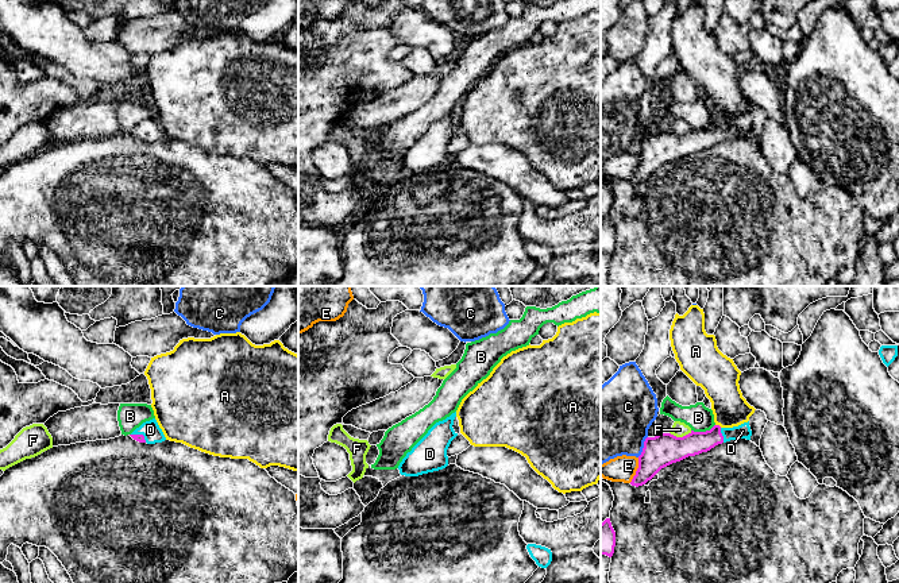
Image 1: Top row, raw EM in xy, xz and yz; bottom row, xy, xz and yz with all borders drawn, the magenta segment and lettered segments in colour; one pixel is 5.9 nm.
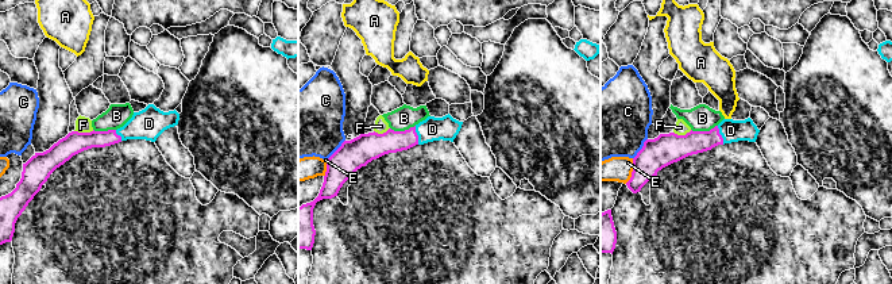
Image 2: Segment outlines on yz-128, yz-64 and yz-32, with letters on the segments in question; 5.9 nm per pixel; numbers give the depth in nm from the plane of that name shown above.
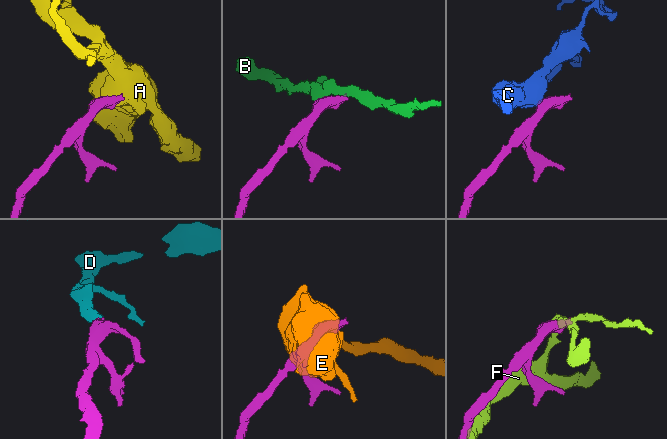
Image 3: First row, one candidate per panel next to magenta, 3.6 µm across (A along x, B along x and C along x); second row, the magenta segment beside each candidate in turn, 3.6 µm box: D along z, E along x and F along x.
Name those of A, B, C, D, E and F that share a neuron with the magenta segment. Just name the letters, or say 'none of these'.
D

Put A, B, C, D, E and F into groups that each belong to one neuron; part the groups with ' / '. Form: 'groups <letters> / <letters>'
groups A / B / C / D / E / F

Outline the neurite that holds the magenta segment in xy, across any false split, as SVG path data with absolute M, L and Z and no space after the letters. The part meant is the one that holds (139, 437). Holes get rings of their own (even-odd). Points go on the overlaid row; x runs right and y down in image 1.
M155 418L143 422L130 436L139 443L147 444L162 443L166 440Z

